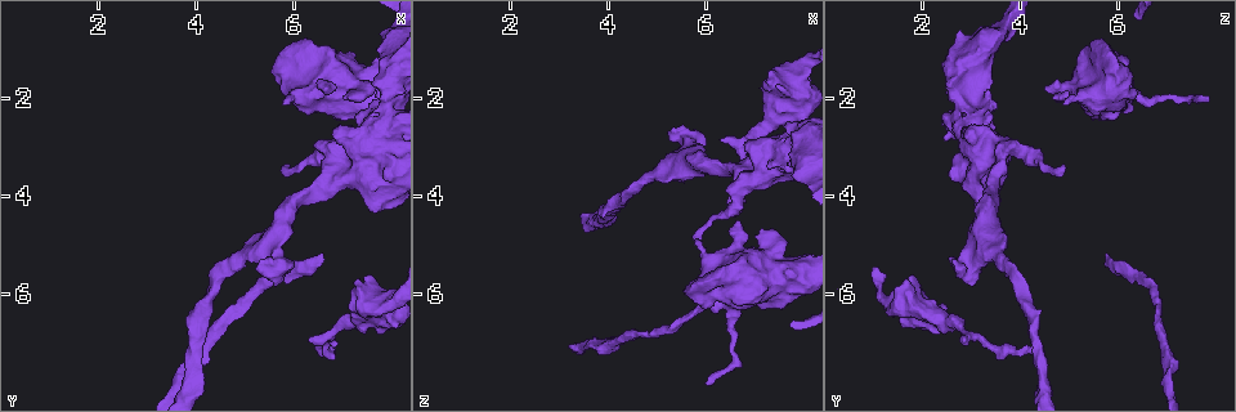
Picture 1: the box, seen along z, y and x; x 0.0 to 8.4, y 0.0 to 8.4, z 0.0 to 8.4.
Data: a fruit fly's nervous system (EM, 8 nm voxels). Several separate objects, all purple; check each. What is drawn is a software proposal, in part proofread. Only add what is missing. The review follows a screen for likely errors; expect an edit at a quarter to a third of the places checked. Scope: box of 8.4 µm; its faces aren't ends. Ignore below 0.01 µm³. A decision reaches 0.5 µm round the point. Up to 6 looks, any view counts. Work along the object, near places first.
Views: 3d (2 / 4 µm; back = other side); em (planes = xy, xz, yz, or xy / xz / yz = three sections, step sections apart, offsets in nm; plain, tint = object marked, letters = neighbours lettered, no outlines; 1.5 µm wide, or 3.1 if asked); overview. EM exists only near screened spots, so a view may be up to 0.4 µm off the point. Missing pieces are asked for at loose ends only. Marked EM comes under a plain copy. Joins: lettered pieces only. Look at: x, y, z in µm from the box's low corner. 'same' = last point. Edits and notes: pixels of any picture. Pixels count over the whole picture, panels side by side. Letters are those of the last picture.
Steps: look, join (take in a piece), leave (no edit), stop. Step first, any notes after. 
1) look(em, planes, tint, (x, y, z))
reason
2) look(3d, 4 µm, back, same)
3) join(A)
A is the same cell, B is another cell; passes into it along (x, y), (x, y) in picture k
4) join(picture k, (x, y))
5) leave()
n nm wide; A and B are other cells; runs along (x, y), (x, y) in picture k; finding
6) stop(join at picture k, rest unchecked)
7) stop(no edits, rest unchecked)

look(em, planes, letters, (6.00, 2.00, 7.90))
free end

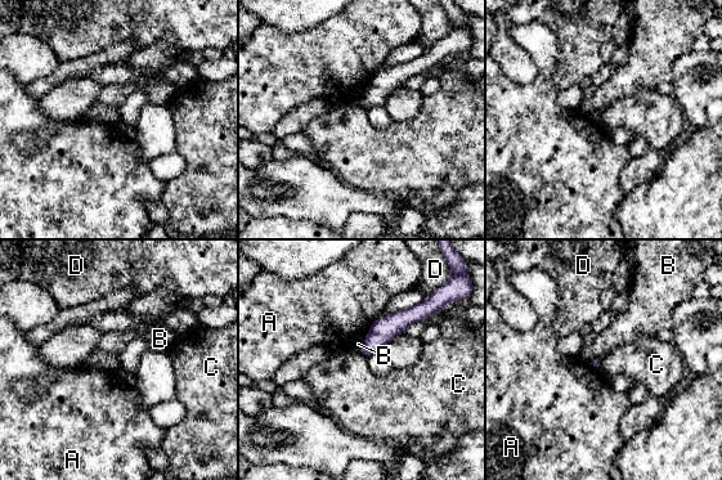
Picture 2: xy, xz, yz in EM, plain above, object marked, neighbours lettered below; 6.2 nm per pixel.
leave()
A, B, C and D are other cells; runs along (421, 314), (389, 327), (364, 350) in picture 2; none of them fits

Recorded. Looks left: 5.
look(3d, 4 µm, (7.70, 0.70, 3.55))
free end

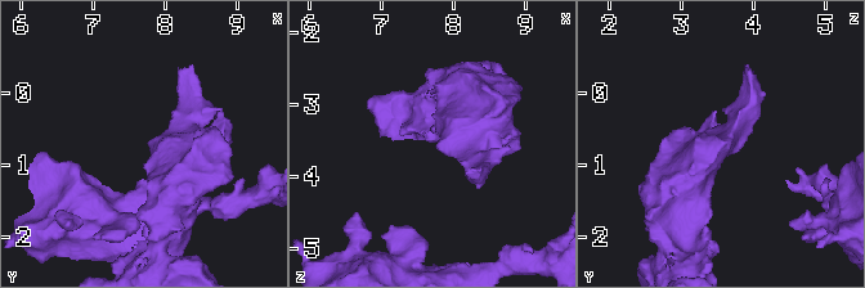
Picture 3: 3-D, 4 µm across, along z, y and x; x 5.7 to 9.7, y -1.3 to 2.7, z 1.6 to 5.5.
look(em, planes, letters, (7.70, 0.65, 3.60))
now the EM

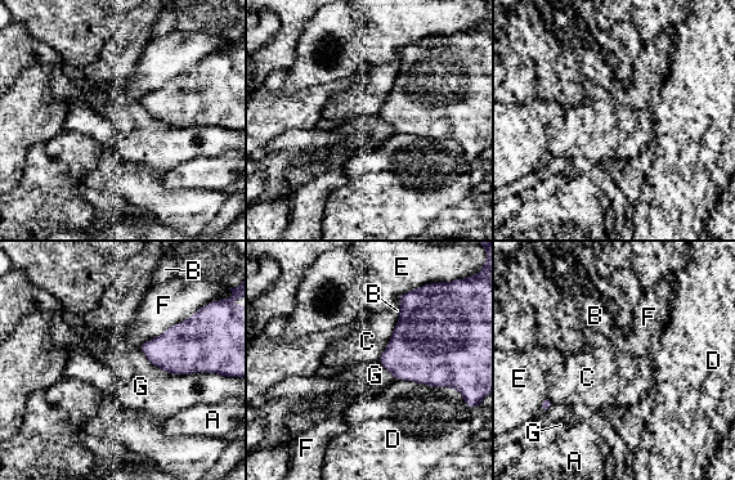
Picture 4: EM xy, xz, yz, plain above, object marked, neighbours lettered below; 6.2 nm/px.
leave()
F touches over 480 nm; A, B, C, D, E, F and G are other cells; border along (397, 323), (388, 346), (377, 359) in picture 4; none of them fits

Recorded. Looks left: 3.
look(em, planes, letters, (5.80, 2.15, 4.85))
an open end

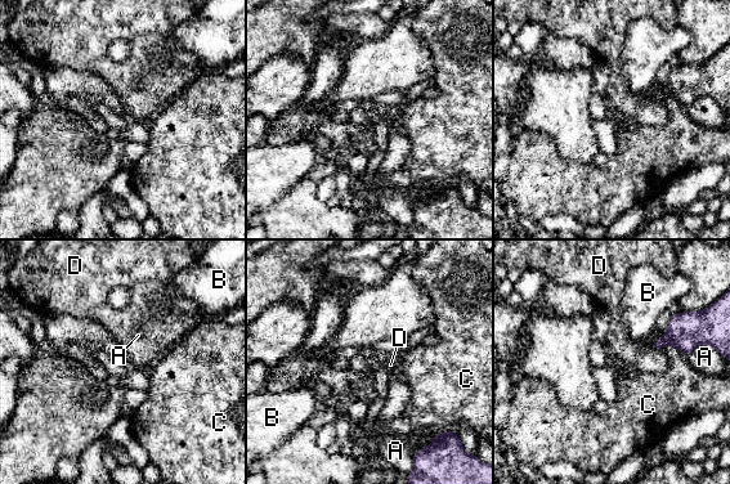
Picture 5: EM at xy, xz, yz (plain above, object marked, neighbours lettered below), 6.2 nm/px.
leave()
C touches over 160 nm; A, B, C and D are other cells; no lettered piece goes on from it

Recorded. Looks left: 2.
stop(no edits, rest unchecked)

